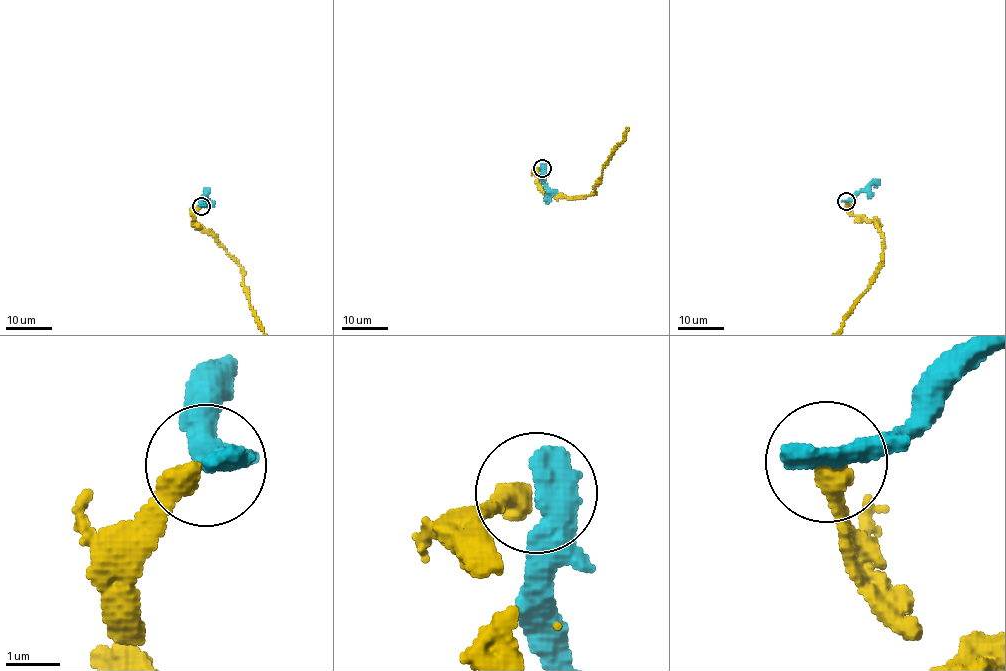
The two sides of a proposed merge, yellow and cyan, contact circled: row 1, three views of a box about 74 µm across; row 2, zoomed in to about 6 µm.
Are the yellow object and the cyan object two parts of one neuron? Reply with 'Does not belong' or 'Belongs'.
Does not belong

